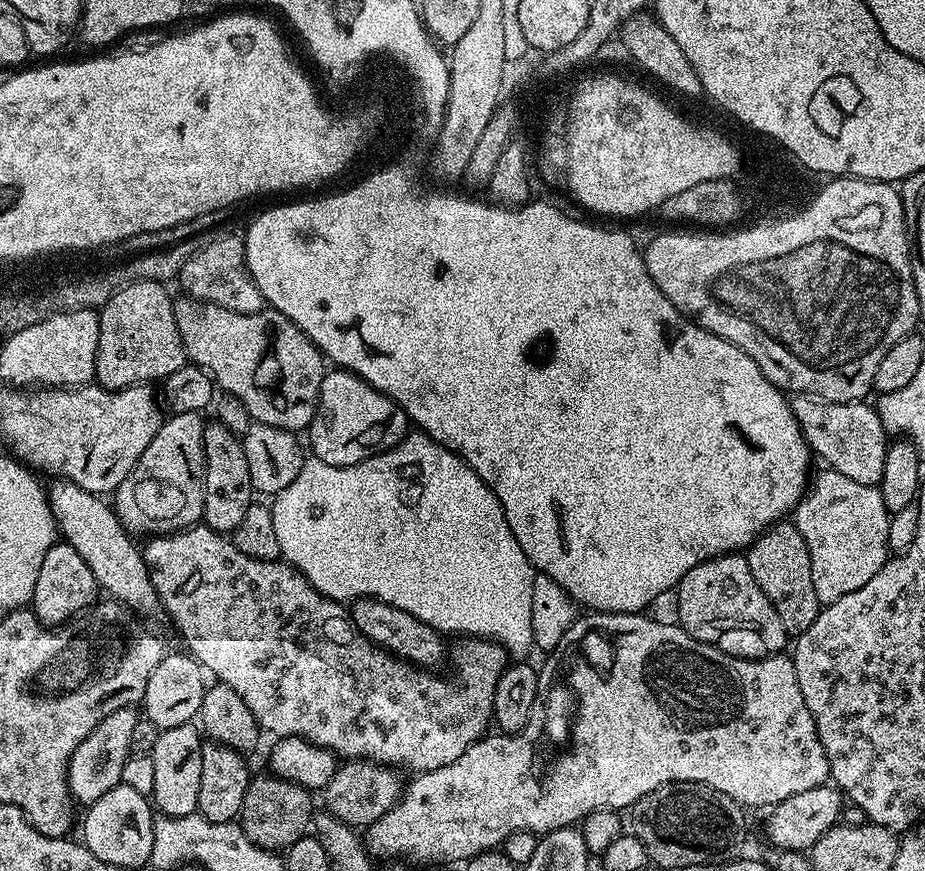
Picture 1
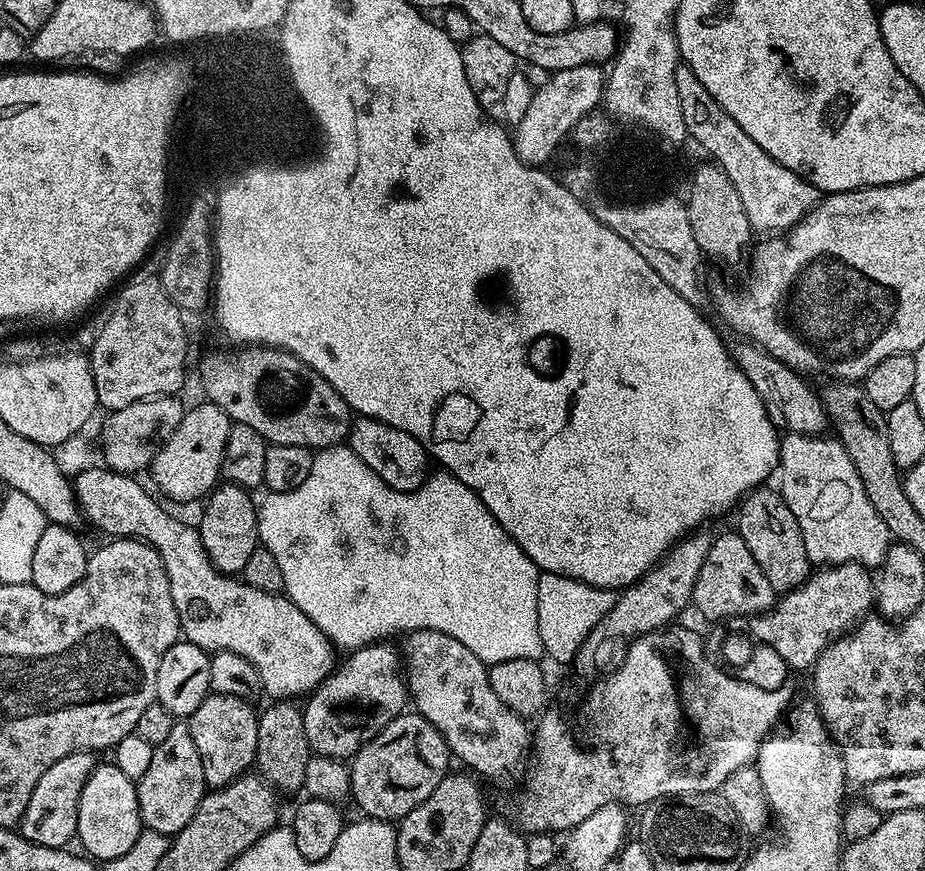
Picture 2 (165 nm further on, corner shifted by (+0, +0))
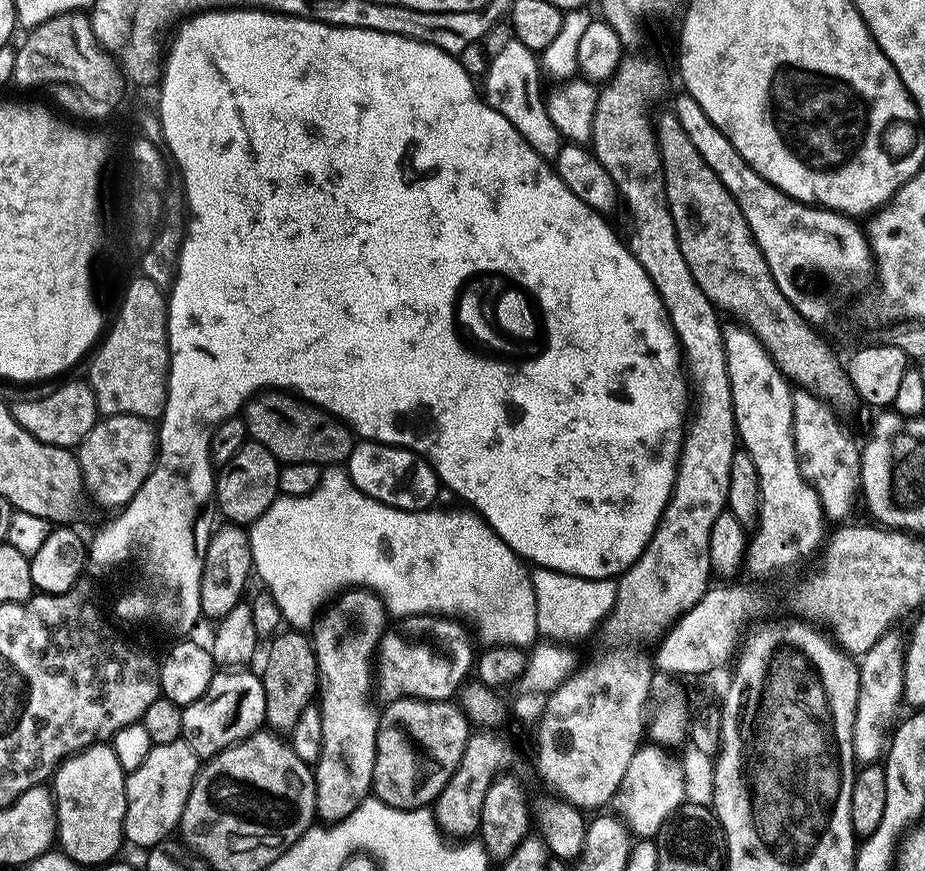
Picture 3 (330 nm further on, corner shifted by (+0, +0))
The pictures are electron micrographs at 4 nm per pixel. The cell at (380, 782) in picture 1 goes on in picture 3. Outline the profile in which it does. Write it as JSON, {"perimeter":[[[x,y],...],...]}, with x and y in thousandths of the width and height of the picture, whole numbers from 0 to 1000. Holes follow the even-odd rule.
{"perimeter":[[[425,804],[416,817],[410,819],[406,865],[404,866],[404,893],[402,909],[405,917],[417,921],[423,928],[463,928],[486,898],[495,875],[499,875],[499,861],[508,844],[508,828],[492,807],[482,804]]]}

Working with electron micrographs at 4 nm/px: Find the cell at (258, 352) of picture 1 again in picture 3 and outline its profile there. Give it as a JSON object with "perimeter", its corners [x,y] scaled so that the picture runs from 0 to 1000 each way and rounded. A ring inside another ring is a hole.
{"perimeter":[[[286,448],[274,455],[262,470],[262,481],[267,499],[285,512],[304,534],[335,530],[368,535],[381,519],[383,497],[371,482],[306,448]]]}

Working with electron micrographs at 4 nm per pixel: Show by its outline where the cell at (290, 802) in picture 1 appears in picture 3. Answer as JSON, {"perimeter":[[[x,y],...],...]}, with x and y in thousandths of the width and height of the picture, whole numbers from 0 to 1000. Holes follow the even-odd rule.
{"perimeter":[[[307,723],[293,731],[290,744],[290,759],[285,762],[283,780],[288,792],[289,835],[298,843],[315,842],[316,835],[326,824],[333,808],[343,803],[346,789],[346,770],[342,763],[342,745],[328,724]]]}

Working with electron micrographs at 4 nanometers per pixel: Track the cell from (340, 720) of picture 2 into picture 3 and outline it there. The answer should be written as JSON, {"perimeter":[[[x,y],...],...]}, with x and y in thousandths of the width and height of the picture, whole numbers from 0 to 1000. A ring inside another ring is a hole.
{"perimeter":[[[439,707],[429,716],[432,718],[421,720],[411,734],[409,757],[404,762],[405,793],[408,790],[419,806],[439,803],[488,805],[512,767],[511,736],[503,718],[478,707]]]}

